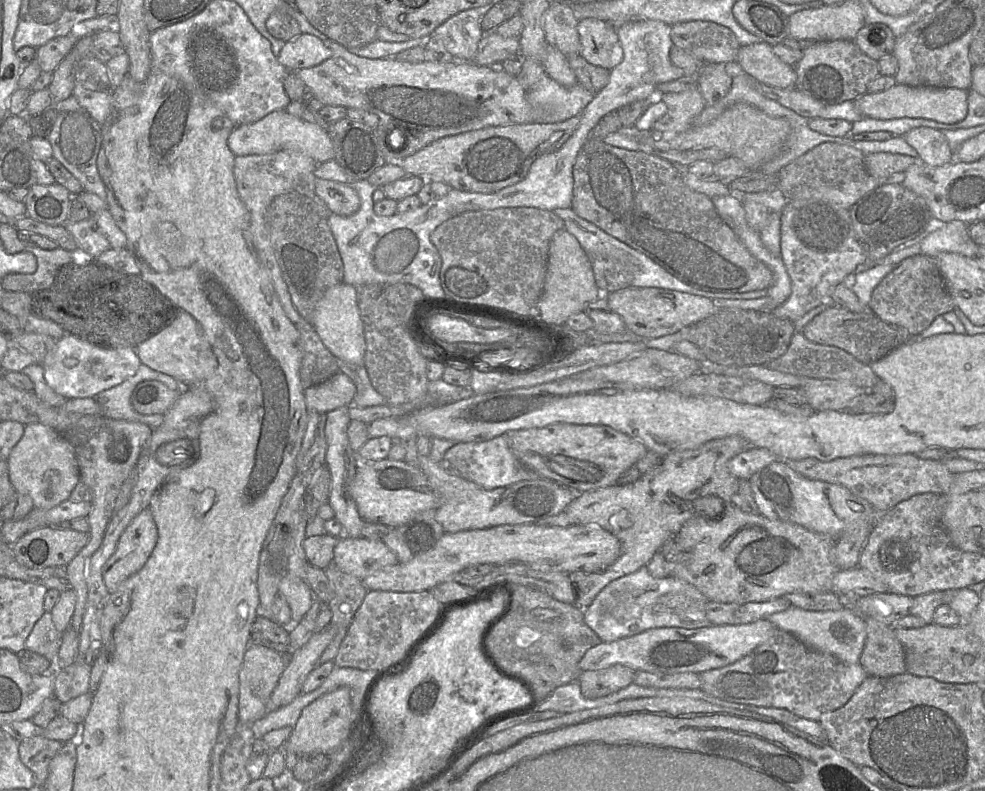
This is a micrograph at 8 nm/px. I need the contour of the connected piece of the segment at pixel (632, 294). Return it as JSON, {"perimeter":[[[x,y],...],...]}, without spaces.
{"perimeter":[[[629,286],[606,294],[606,298],[609,307],[622,317],[627,329],[646,339],[690,329],[719,310],[710,298],[656,287]]]}

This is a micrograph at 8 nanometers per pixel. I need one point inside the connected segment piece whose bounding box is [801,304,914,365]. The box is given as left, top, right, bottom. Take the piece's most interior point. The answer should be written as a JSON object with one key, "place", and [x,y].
{"place":[865,336]}

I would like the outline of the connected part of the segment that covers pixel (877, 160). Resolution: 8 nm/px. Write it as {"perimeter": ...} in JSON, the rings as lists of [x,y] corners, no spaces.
{"perimeter":[[[876,152],[866,155],[864,162],[868,173],[881,183],[894,173],[905,172],[909,166],[918,162],[918,158],[904,154]]]}

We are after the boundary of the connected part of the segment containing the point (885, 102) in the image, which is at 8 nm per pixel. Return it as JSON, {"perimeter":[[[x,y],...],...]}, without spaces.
{"perimeter":[[[897,83],[886,91],[866,92],[854,100],[854,105],[865,118],[878,120],[926,118],[952,124],[960,122],[967,116],[968,90],[953,87],[908,86]]]}

